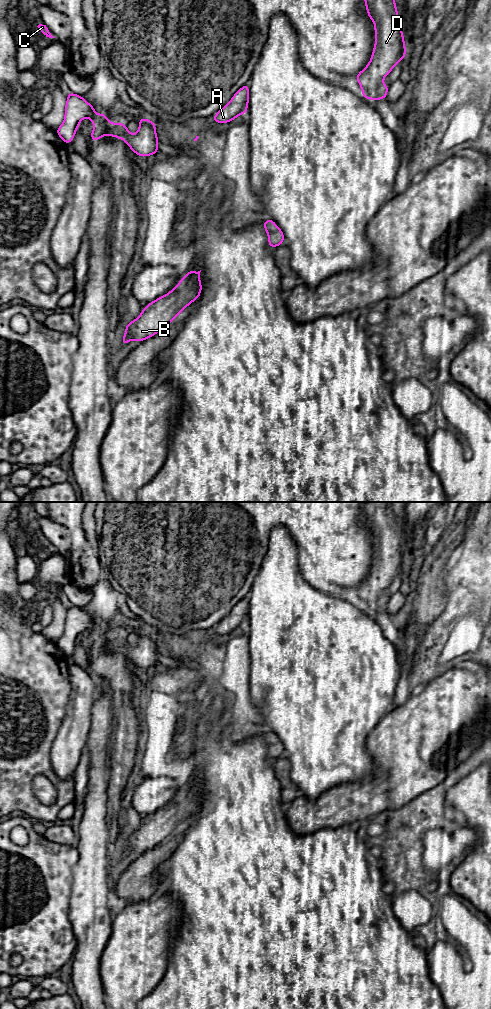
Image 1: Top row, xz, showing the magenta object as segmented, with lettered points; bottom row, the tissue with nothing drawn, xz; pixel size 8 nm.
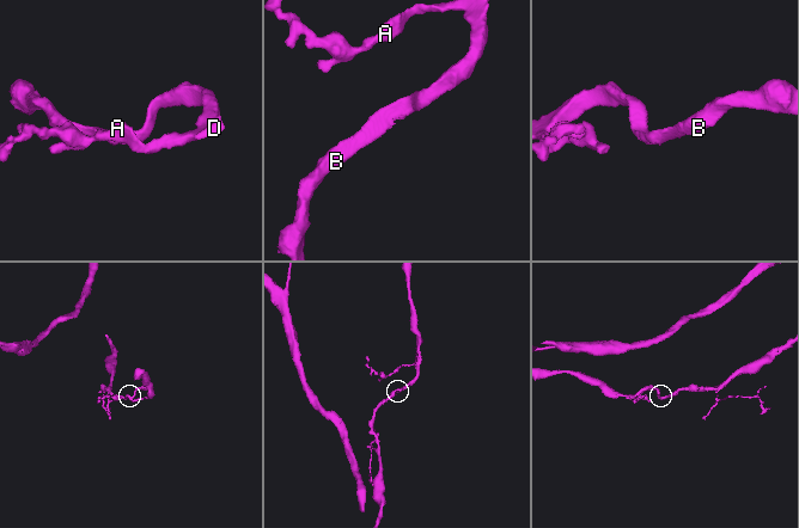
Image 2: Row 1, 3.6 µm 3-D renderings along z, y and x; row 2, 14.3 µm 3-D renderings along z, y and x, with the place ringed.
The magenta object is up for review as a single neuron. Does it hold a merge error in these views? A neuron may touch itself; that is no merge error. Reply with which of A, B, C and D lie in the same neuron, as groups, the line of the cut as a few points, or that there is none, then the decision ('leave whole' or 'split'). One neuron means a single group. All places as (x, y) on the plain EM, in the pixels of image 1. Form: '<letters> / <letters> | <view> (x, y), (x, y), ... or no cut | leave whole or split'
A B C D | no cut | leave whole

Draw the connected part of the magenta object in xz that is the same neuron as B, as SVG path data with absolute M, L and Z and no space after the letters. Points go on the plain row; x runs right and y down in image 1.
M192 780L166 807L148 815L140 827L126 837L121 855L128 856L131 852L142 854L174 833L187 818L200 809L200 784L201 782L195 784Z

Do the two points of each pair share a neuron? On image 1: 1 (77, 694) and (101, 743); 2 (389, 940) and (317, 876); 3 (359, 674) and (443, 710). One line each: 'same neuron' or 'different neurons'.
1: different neurons
2: same neuron
3: different neurons

